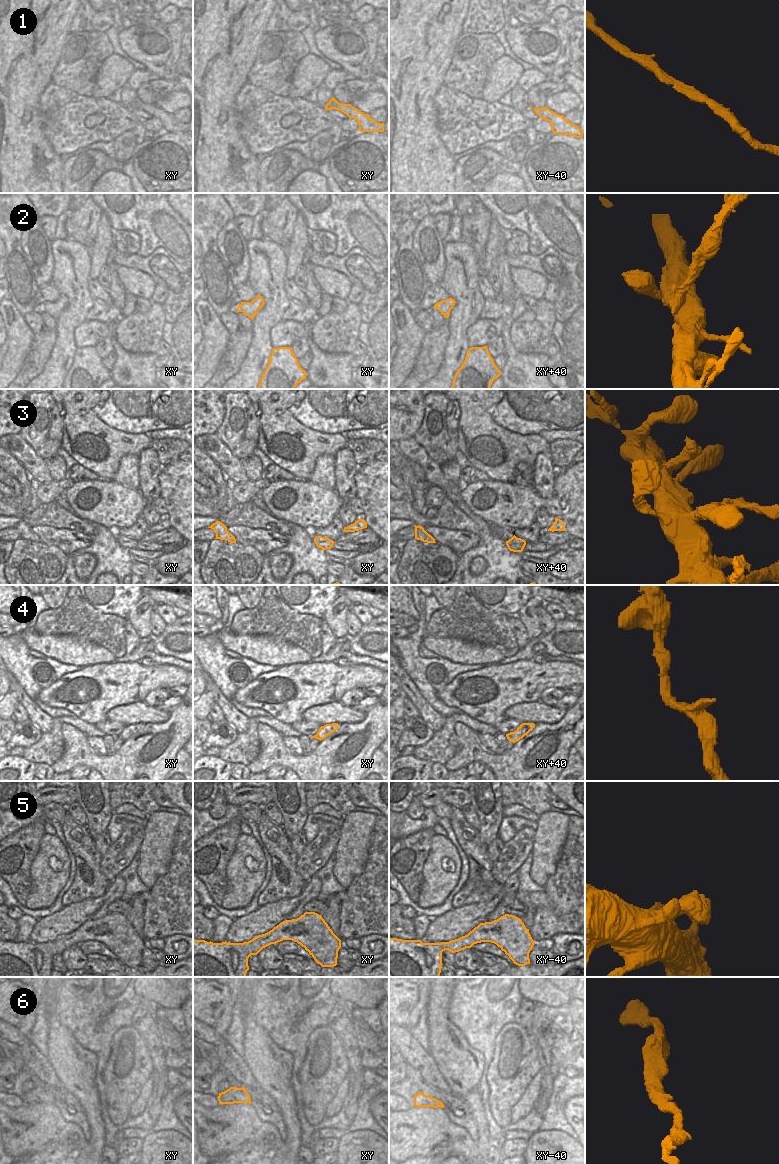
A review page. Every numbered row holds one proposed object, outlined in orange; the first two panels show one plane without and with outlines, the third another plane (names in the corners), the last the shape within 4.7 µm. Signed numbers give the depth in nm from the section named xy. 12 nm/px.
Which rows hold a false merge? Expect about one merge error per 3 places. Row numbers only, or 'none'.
2, 3

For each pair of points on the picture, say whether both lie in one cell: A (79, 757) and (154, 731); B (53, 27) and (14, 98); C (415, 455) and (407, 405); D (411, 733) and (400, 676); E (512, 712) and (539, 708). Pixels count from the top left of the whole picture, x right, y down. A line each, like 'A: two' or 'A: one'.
A: one
B: one
C: two
D: two
E: one

